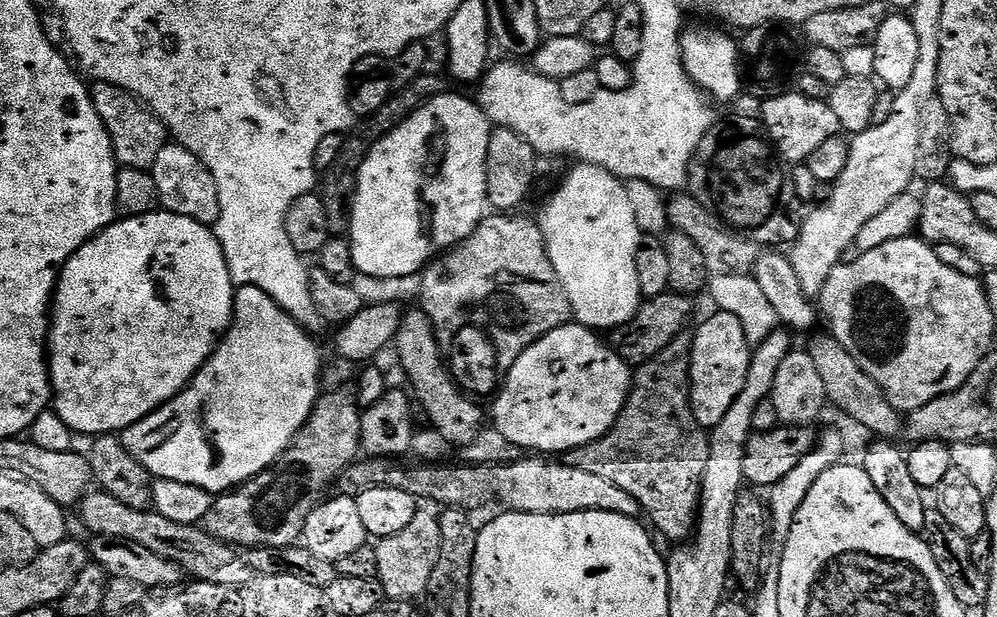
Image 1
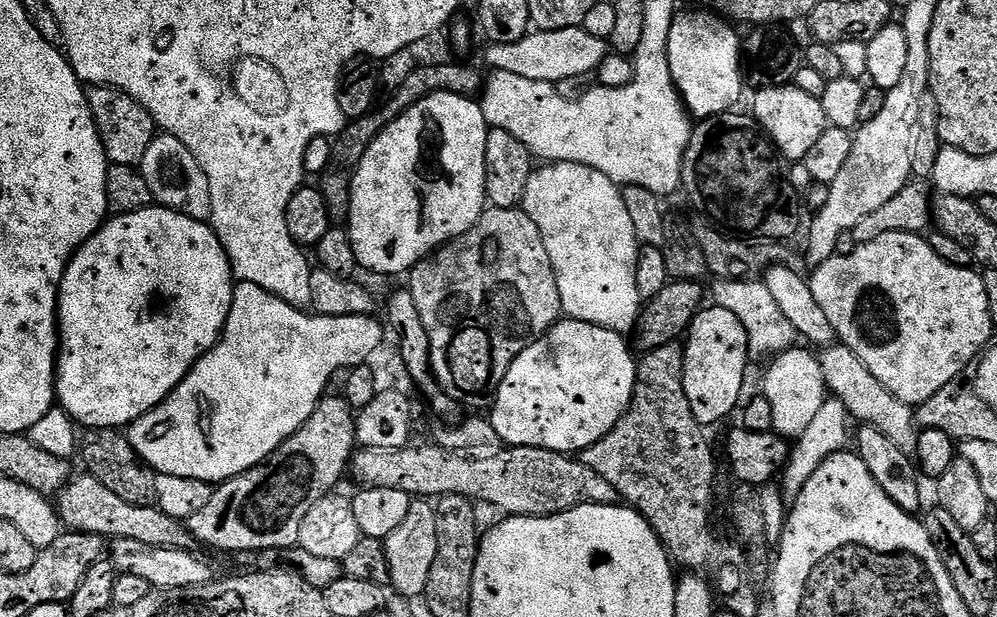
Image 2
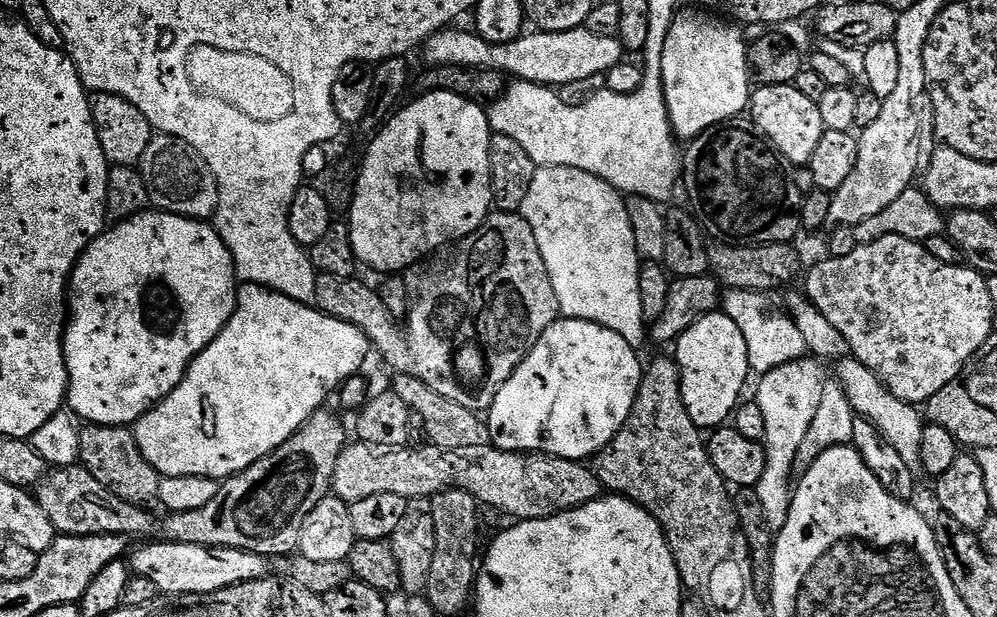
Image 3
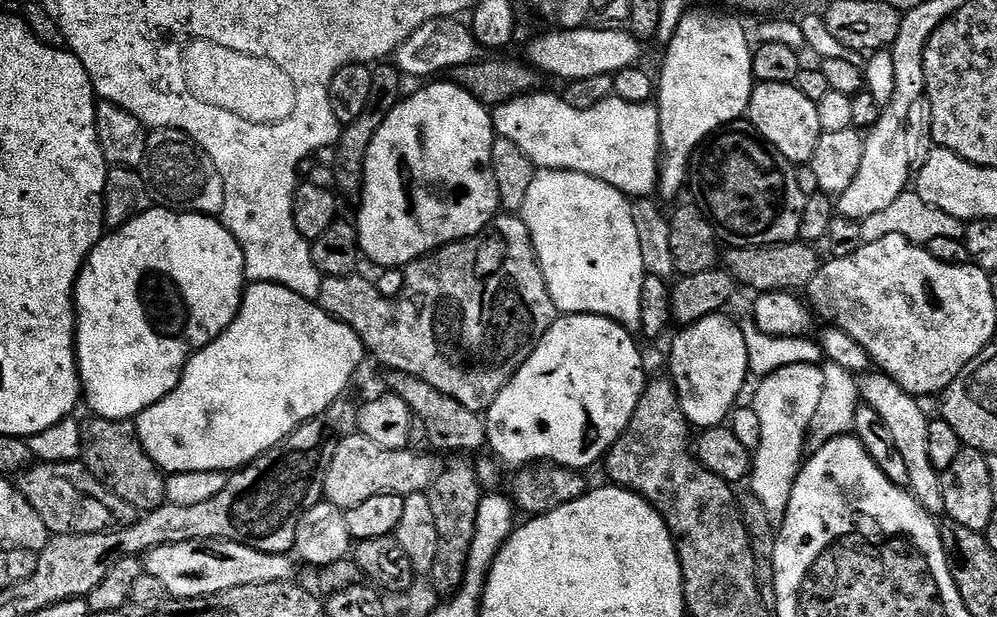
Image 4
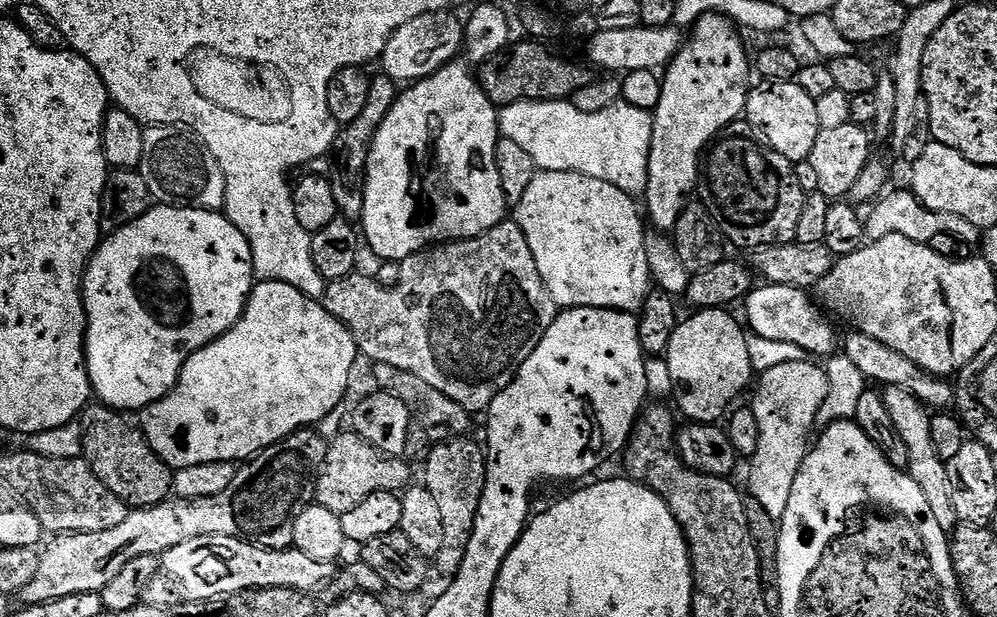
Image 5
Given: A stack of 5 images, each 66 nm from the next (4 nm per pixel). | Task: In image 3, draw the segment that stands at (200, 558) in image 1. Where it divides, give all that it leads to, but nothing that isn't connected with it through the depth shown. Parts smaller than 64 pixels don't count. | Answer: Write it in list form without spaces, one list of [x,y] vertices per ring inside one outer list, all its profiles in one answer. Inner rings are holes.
[[[73,466],[70,468],[58,468],[49,471],[39,484],[35,485],[34,495],[36,501],[46,510],[50,517],[50,522],[54,522],[57,533],[66,536],[97,536],[98,534],[118,534],[135,538],[144,536],[152,528],[152,516],[147,507],[126,502],[126,498],[118,498],[118,494],[110,494],[94,474],[87,472],[83,466]]]

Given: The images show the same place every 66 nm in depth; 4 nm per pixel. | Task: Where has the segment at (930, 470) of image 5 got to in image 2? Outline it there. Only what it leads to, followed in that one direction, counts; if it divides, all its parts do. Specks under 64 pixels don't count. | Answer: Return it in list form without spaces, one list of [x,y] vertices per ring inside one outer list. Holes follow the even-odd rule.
[[[839,342],[830,344],[819,353],[819,358],[822,378],[826,378],[829,393],[842,402],[842,406],[846,406],[849,417],[853,421],[860,420],[861,425],[874,426],[874,430],[886,434],[886,438],[890,438],[890,442],[894,442],[902,454],[915,457],[921,429],[916,423],[913,405],[903,404],[894,398],[894,394],[890,394],[890,390],[886,390],[886,386],[882,386],[882,382],[878,382],[878,378],[874,378],[866,366],[862,366],[862,358],[858,358],[858,354],[854,354],[854,350],[846,345]]]

